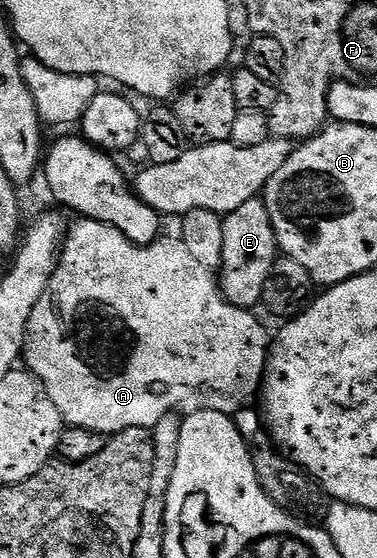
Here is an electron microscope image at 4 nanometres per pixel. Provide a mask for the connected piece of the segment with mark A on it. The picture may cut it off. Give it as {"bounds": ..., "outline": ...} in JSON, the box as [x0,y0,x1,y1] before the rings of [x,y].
{"bounds":[23,218,270,434],"outline":[[[83,218],[75,222],[77,224],[73,228],[71,225],[67,229],[62,251],[56,261],[56,269],[52,271],[42,298],[38,298],[38,306],[34,306],[30,314],[28,339],[24,341],[23,355],[27,371],[40,379],[40,383],[63,414],[65,425],[105,434],[115,434],[131,428],[150,430],[161,418],[177,410],[184,414],[214,410],[232,416],[243,408],[250,407],[255,400],[257,403],[270,359],[268,332],[260,325],[255,311],[234,306],[220,293],[220,286],[213,269],[202,266],[202,262],[197,262],[190,255],[190,250],[186,250],[183,240],[179,238],[173,238],[173,240],[161,238],[155,240],[153,244],[135,244],[126,234],[122,234],[122,230],[109,224]]]}

